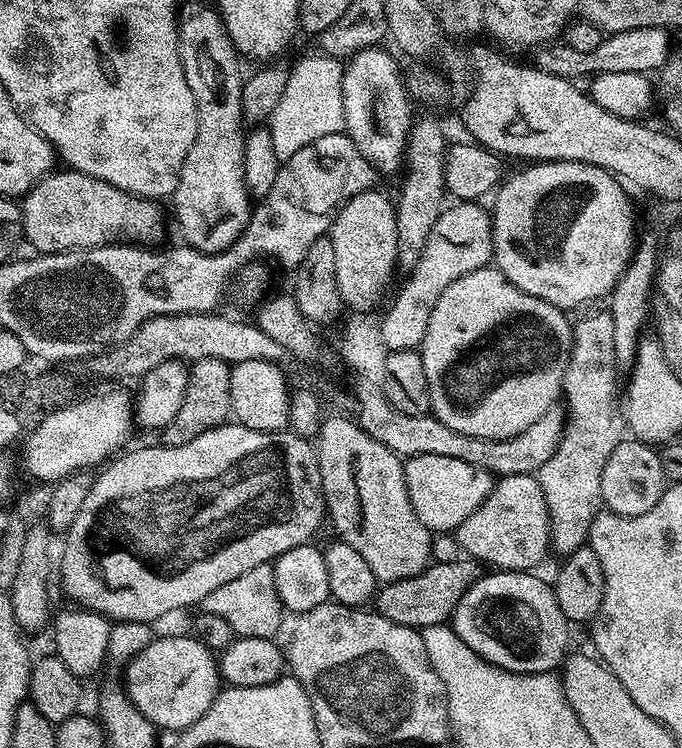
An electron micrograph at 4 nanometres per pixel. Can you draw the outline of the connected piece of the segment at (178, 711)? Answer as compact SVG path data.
M191 634L164 636L161 640L160 637L153 638L150 646L146 646L146 650L142 650L134 659L127 661L123 668L124 691L128 693L136 709L160 730L164 728L183 730L189 728L194 722L198 722L198 718L202 718L202 714L210 710L217 692L222 688L217 657L211 648L202 646L202 642L198 642Z

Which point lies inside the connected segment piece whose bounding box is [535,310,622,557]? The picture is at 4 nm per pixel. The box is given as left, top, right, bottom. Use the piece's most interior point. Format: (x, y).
(571, 479)

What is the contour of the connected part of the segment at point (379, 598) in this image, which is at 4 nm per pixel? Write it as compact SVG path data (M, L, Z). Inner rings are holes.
M471 557L435 561L410 578L387 581L374 596L374 608L382 618L390 618L390 622L398 622L407 628L423 630L434 624L443 624L455 611L462 594L479 576L479 563Z

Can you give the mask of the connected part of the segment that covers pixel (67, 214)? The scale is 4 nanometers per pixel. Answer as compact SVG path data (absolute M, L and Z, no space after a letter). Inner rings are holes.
M53 170L42 177L29 192L25 192L20 204L23 239L33 244L37 253L69 252L75 248L102 248L113 242L135 242L140 246L156 246L164 236L164 212L157 201L145 200L126 190L118 190L118 186L110 186L110 182L102 182L90 174L71 170Z

